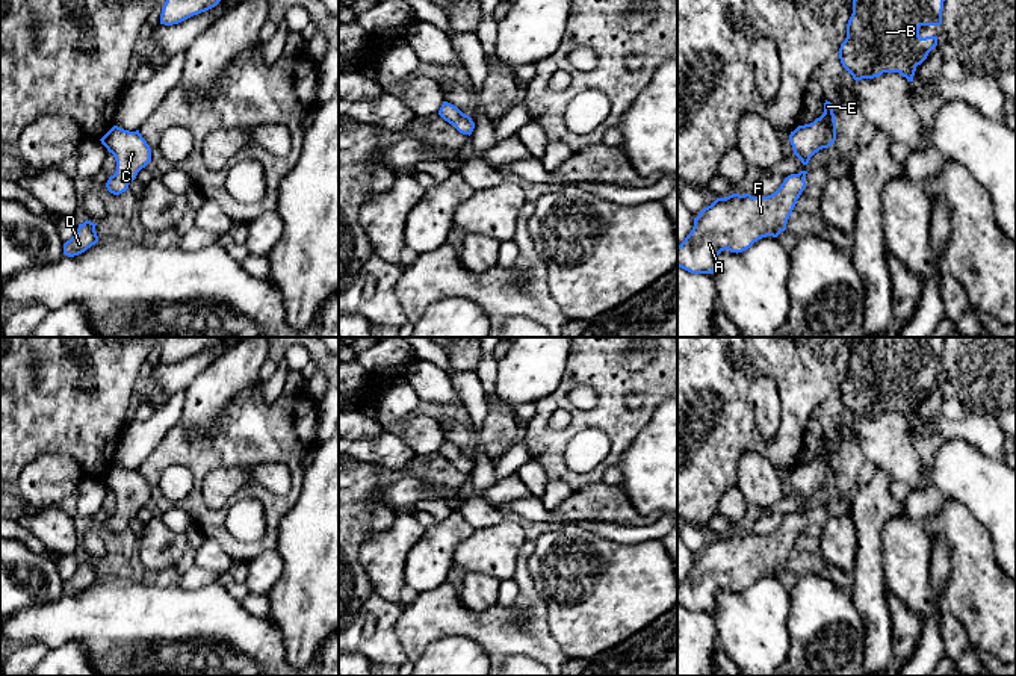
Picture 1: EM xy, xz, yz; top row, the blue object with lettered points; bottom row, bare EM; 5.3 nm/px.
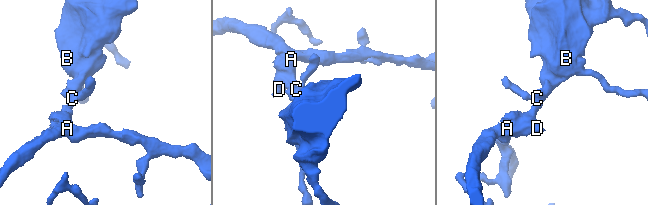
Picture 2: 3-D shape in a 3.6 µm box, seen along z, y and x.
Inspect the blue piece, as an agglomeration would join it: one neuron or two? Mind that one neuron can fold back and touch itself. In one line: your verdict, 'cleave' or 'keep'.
keep

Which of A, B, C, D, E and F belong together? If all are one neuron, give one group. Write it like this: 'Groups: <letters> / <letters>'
Groups: A B C D E F

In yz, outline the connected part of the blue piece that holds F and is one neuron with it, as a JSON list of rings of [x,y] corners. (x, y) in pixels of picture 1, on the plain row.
[[[807,510],[788,514],[780,526],[768,535],[751,535],[750,532],[732,532],[726,537],[717,537],[705,546],[685,579],[677,585],[677,605],[691,612],[714,612],[717,608],[717,594],[729,588],[742,591],[762,576],[777,576],[786,569],[788,558],[806,526]]]

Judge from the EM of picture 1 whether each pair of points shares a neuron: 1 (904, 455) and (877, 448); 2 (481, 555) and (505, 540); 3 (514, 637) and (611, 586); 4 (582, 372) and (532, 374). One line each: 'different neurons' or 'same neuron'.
1: same neuron
2: same neuron
3: different neurons
4: different neurons

